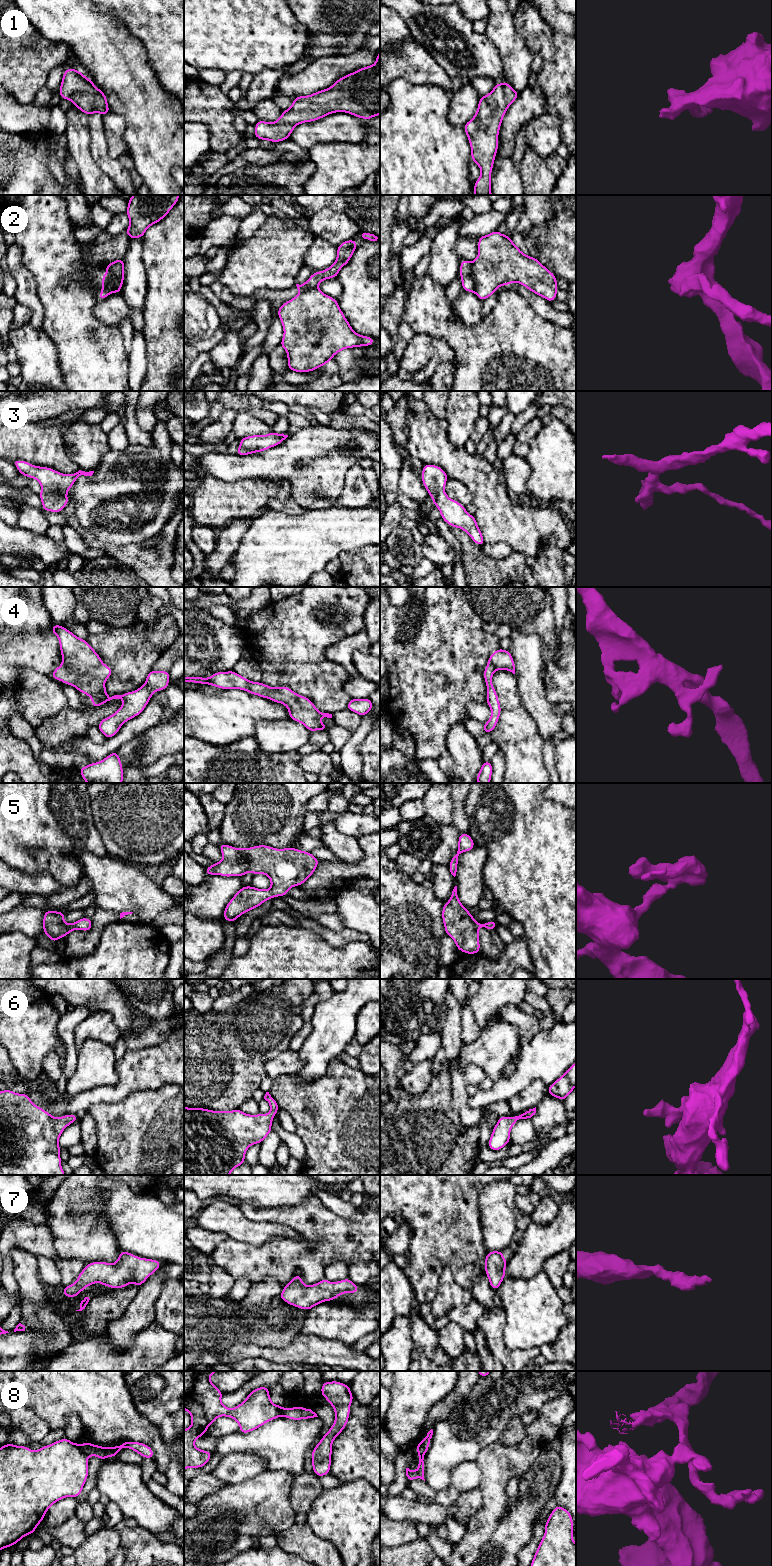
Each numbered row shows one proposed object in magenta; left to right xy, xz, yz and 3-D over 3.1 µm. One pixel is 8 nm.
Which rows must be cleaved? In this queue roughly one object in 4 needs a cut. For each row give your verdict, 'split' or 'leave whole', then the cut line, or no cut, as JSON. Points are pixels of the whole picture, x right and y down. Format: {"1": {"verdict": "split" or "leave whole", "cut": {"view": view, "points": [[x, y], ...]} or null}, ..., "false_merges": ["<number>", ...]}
{"1": {"verdict": "leave whole", "cut": null}, "2": {"verdict": "split", "cut": {"view": "yz", "points": [[471, 262], [474, 290]]}}, "3": {"verdict": "leave whole", "cut": null}, "4": {"verdict": "leave whole", "cut": null}, "5": {"verdict": "leave whole", "cut": null}, "6": {"verdict": "leave whole", "cut": null}, "7": {"verdict": "leave whole", "cut": null}, "8": {"verdict": "split", "cut": {"view": "xy", "points": [[83, 1444], [88, 1454]]}}, "false_merges": ["2", "8"]}

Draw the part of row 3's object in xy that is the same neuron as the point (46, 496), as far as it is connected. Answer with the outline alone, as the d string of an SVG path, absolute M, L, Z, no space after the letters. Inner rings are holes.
M13 460L12 463L23 476L39 481L42 488L39 494L42 508L53 513L60 513L69 503L67 493L78 477L92 476L94 473L79 470L74 474L63 474L49 467L32 465L24 460Z

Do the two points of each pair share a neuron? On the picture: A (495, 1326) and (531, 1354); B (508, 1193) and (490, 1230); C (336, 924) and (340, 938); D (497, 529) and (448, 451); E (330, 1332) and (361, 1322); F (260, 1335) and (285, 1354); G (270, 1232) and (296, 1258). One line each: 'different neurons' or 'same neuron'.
A: same neuron
B: same neuron
C: different neurons
D: same neuron
E: same neuron
F: different neurons
G: different neurons

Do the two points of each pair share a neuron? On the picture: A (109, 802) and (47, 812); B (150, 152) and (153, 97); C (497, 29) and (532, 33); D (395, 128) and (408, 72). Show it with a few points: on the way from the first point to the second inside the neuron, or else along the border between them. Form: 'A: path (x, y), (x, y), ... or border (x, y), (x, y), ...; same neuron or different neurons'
A: border (88, 793), (92, 819), (97, 828); different neurons
B: path (153, 138), (153, 111); same neuron
C: border (513, 15), (518, 33), (531, 50); different neurons
D: border (429, 83), (414, 85), (396, 81), (390, 85); different neurons

